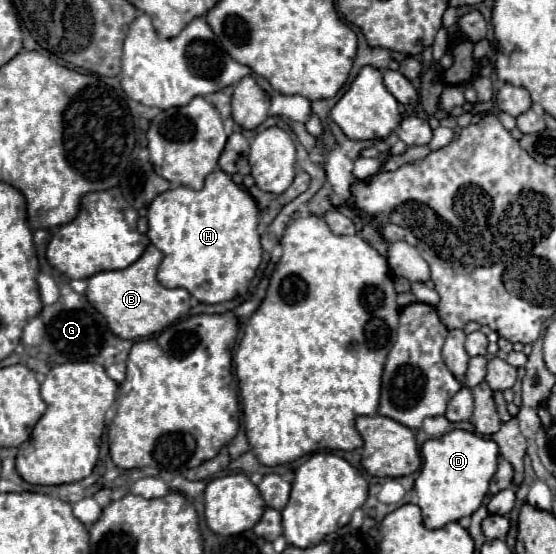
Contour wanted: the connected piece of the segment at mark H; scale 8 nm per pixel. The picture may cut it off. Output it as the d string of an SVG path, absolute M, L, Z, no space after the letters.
M218 170L206 178L202 190L172 188L162 192L148 208L148 238L164 254L158 268L158 282L166 288L184 288L198 302L220 304L234 298L246 298L250 280L262 262L262 246L258 236L258 206L254 198Z

